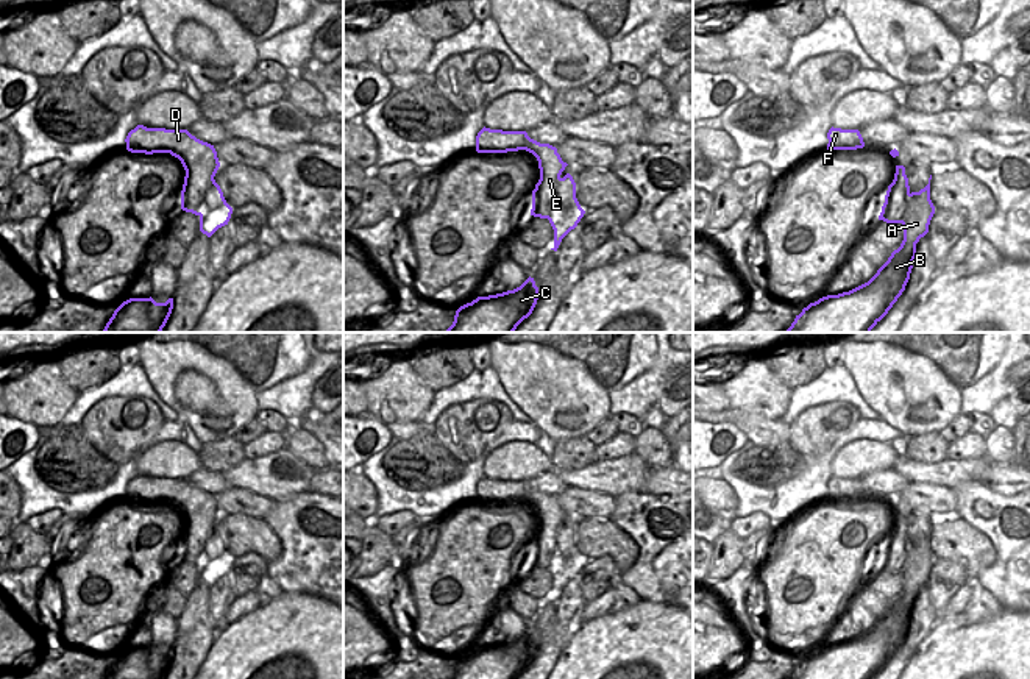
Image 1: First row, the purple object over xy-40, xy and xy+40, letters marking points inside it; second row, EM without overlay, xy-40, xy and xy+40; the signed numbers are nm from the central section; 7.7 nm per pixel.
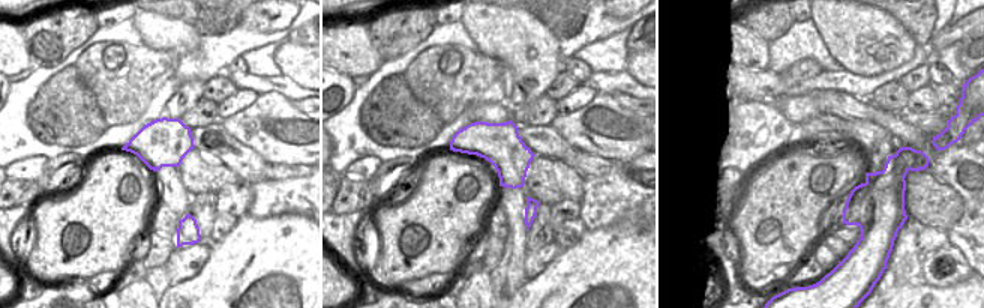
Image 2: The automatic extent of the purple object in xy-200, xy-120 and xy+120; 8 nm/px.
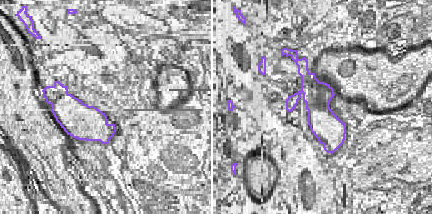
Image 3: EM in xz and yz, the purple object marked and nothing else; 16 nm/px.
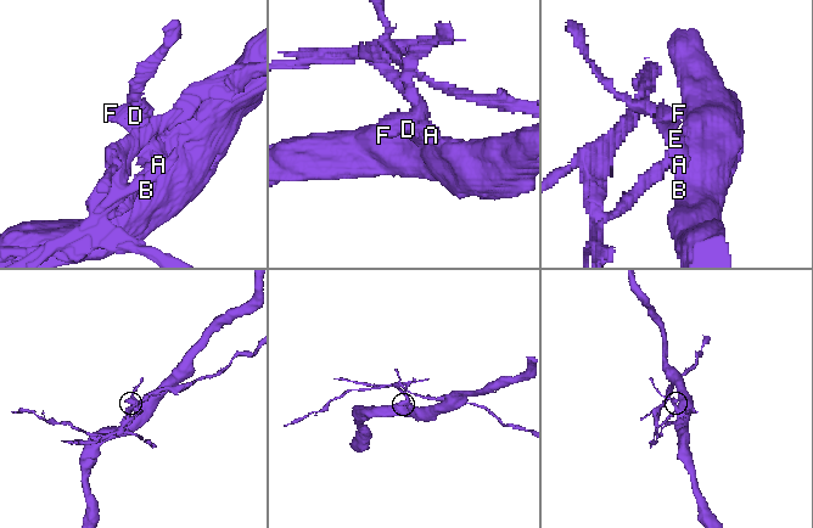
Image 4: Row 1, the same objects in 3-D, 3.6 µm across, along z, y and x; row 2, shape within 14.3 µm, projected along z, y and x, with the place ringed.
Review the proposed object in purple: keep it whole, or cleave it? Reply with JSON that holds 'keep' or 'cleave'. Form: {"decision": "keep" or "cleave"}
{"decision": "cleave"}

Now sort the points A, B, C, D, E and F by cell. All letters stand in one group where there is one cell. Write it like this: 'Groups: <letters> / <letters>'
Groups: A B C / D E F

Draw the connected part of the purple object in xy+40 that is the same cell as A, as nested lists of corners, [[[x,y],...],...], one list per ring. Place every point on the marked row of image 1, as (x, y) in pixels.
[[[932,175],[924,189],[910,194],[905,219],[902,222],[904,240],[877,273],[868,283],[849,292],[827,295],[810,303],[799,315],[796,315],[785,332],[871,332],[905,290],[916,258],[916,244],[929,233],[929,225],[935,214],[935,206],[930,200],[930,180]]]

